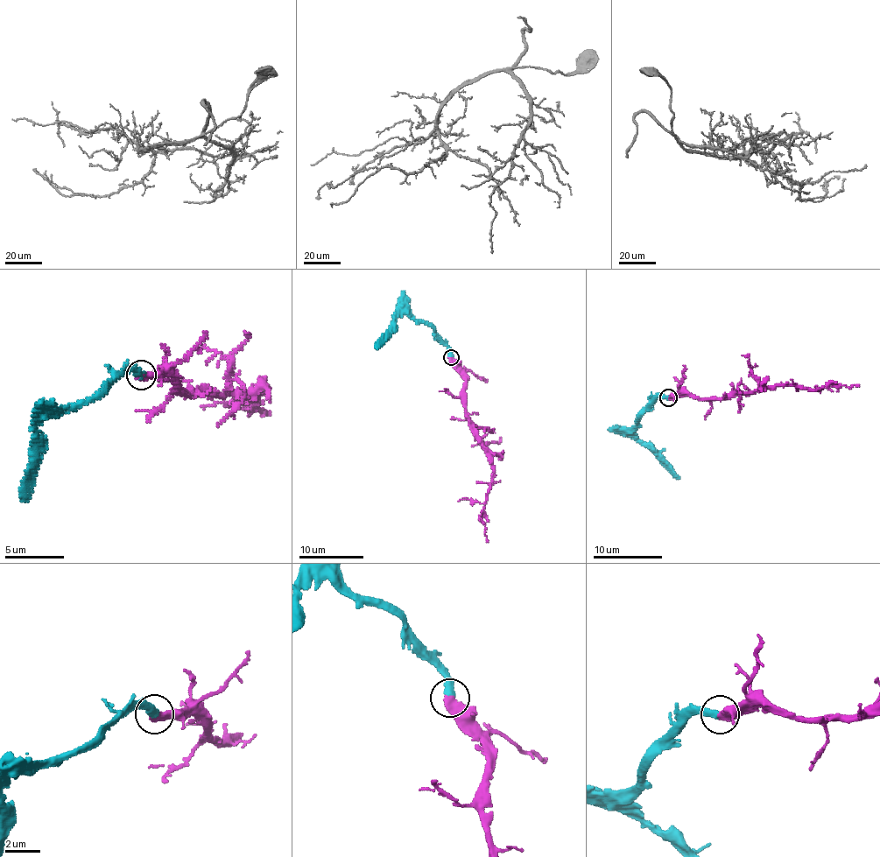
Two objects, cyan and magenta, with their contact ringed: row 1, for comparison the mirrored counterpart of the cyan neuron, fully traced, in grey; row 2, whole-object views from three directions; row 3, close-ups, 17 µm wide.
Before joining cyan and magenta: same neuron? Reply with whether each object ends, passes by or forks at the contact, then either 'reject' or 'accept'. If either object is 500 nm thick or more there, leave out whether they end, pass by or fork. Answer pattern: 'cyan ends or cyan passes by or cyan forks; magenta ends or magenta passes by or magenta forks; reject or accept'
cyan ends; magenta ends; accept

